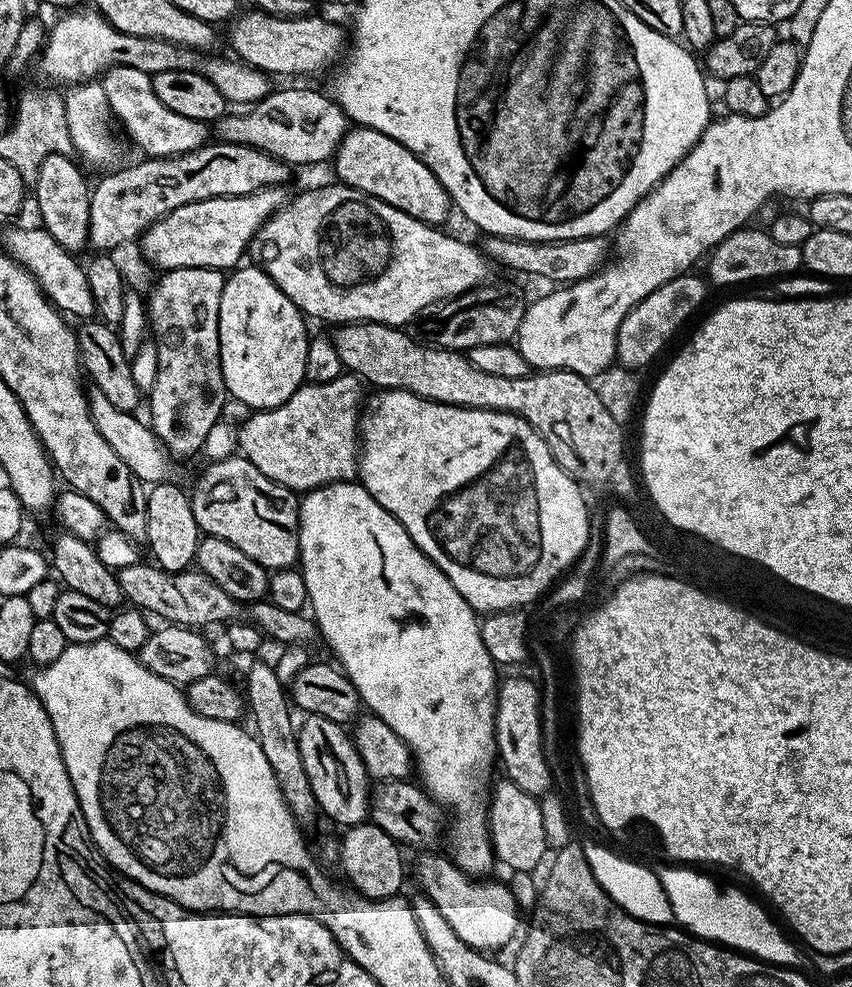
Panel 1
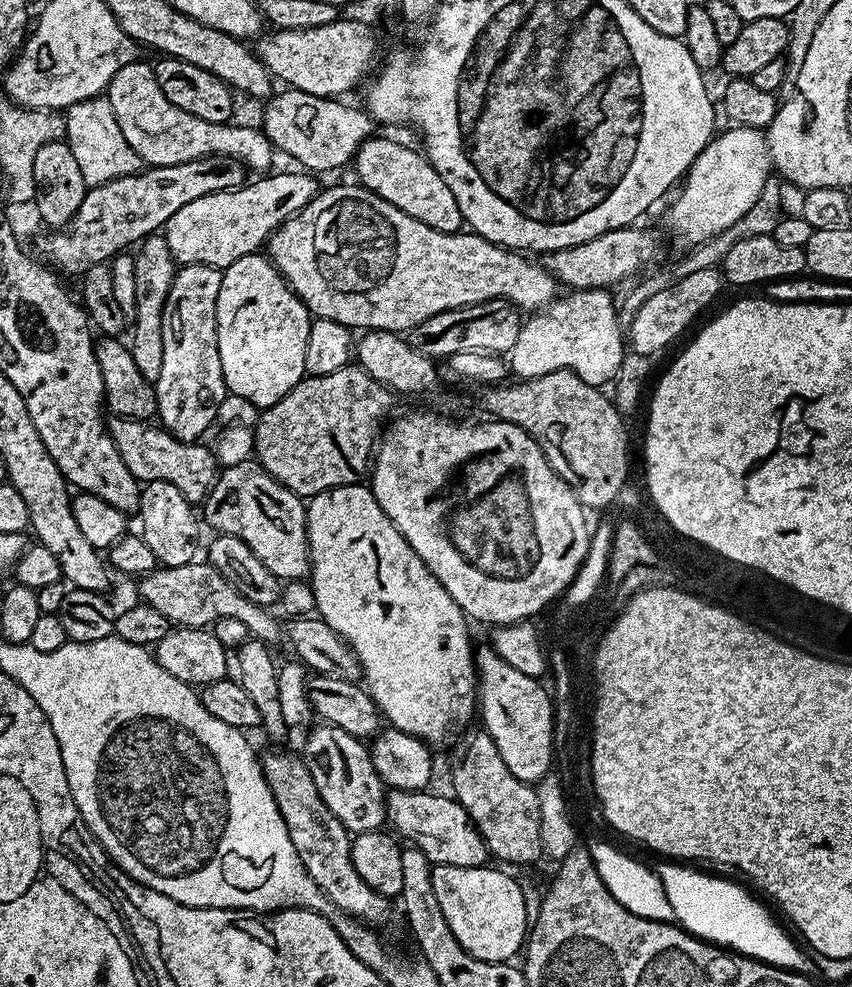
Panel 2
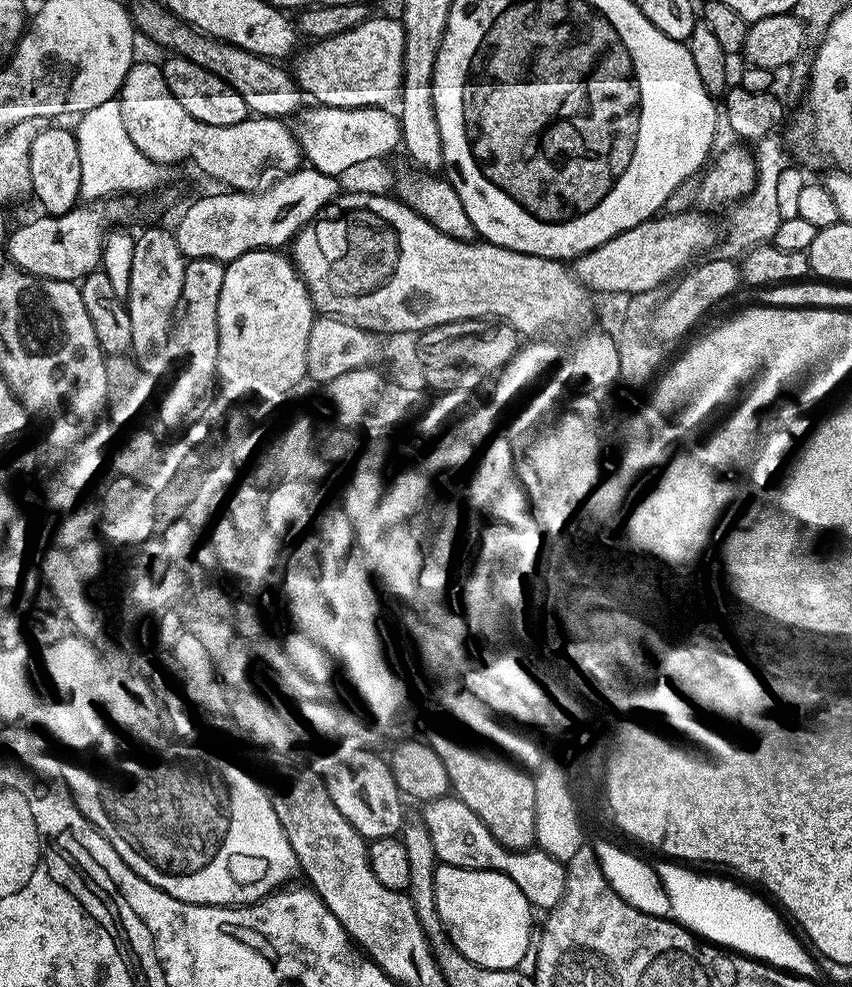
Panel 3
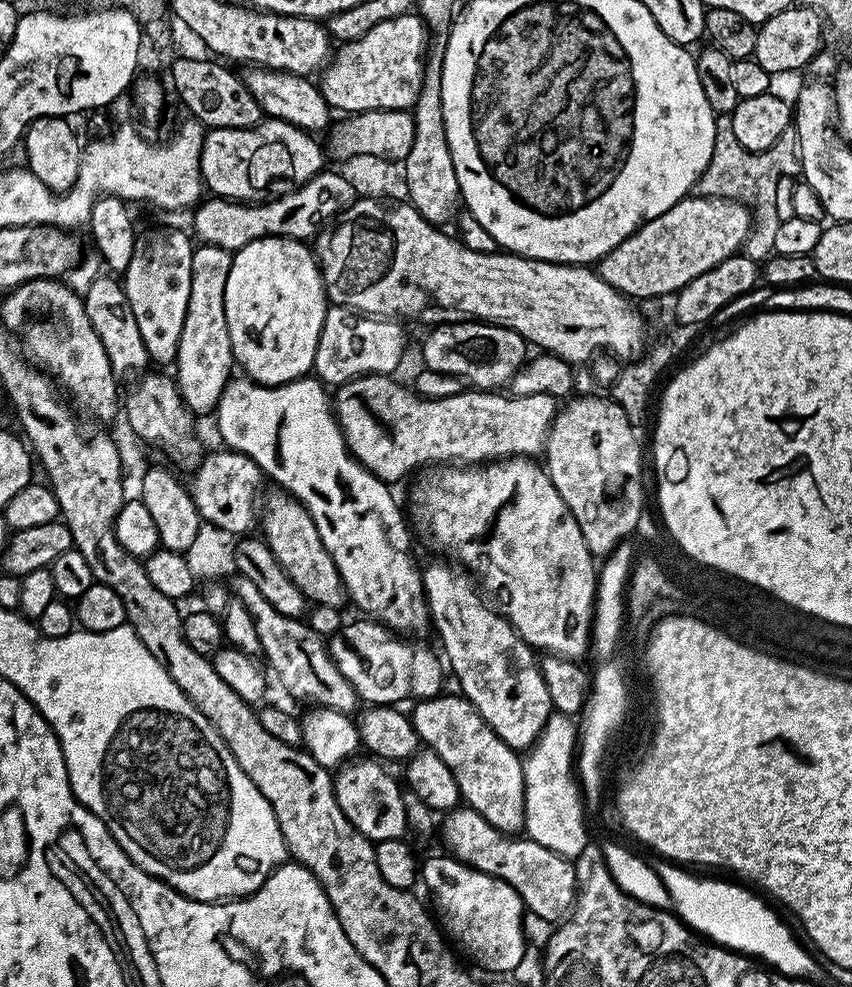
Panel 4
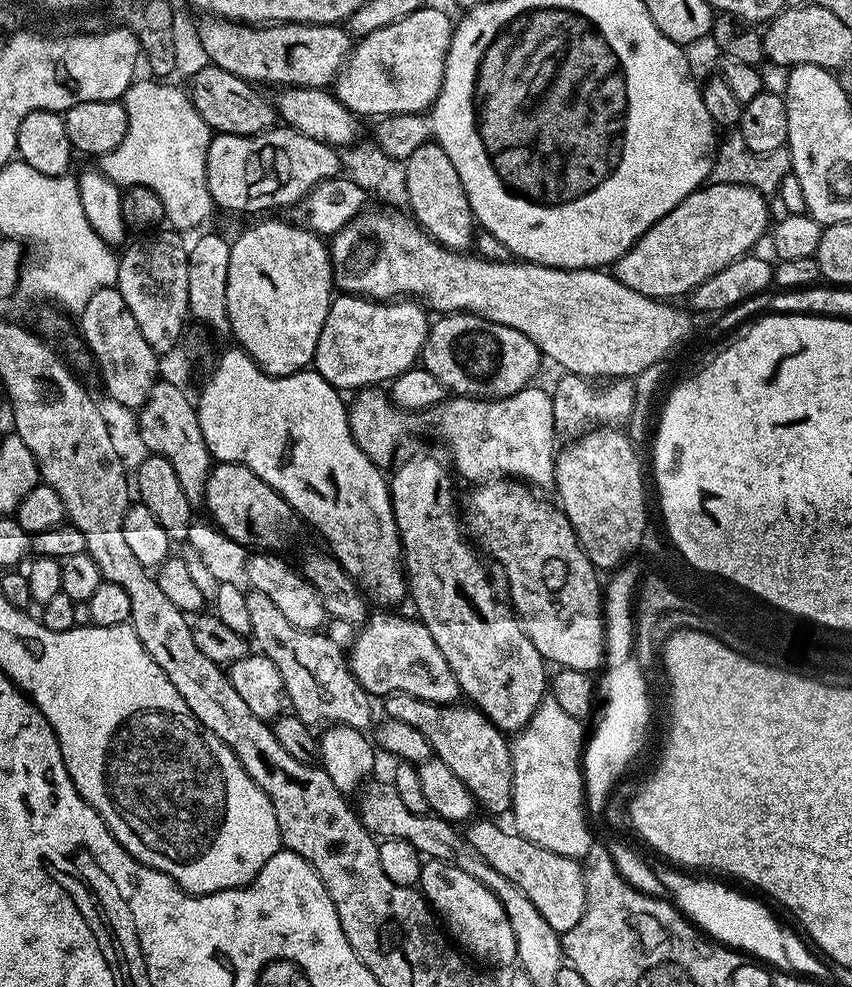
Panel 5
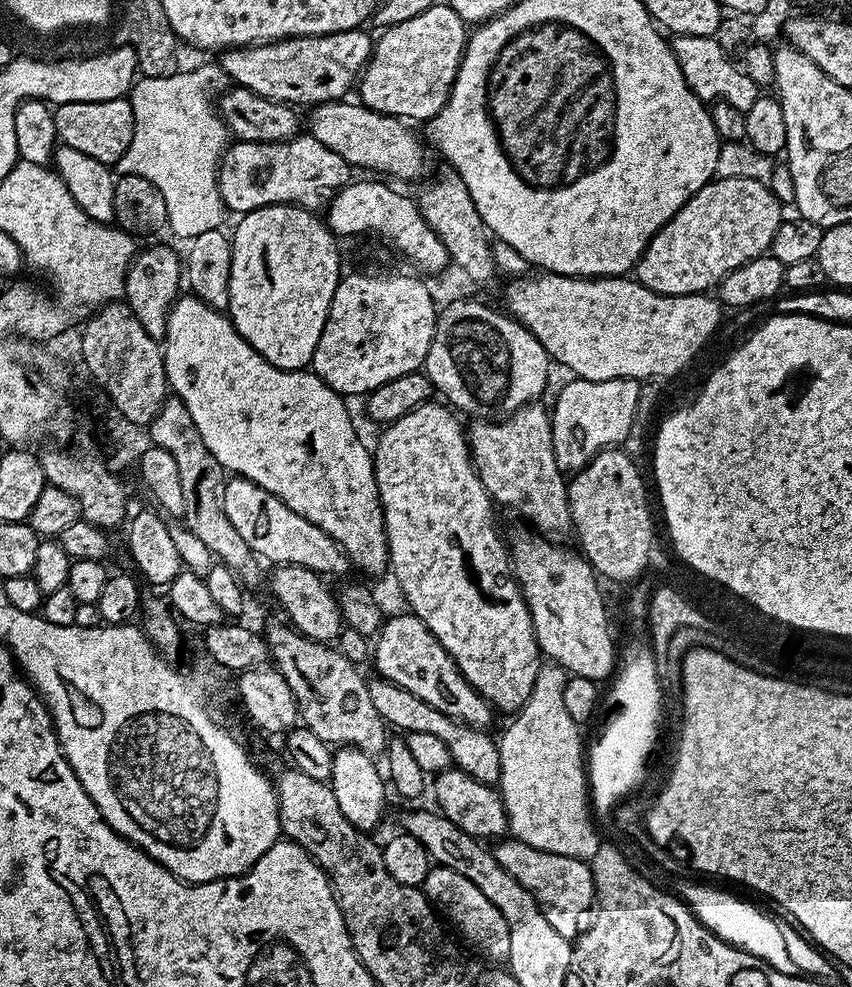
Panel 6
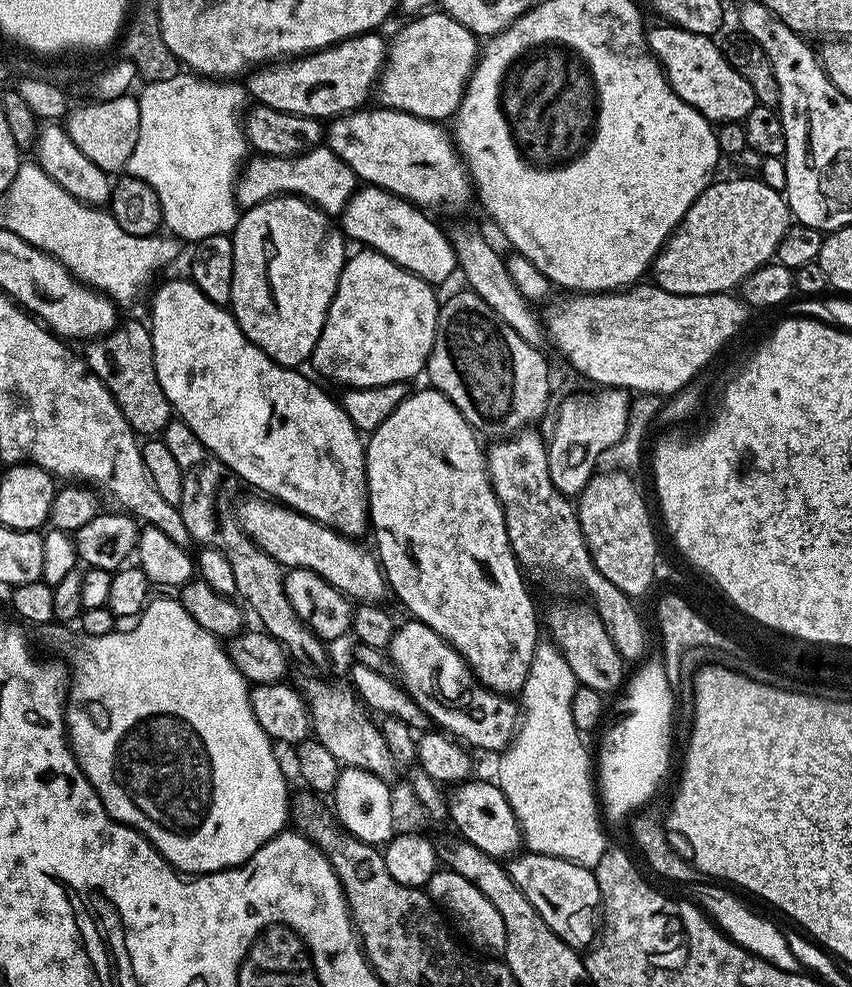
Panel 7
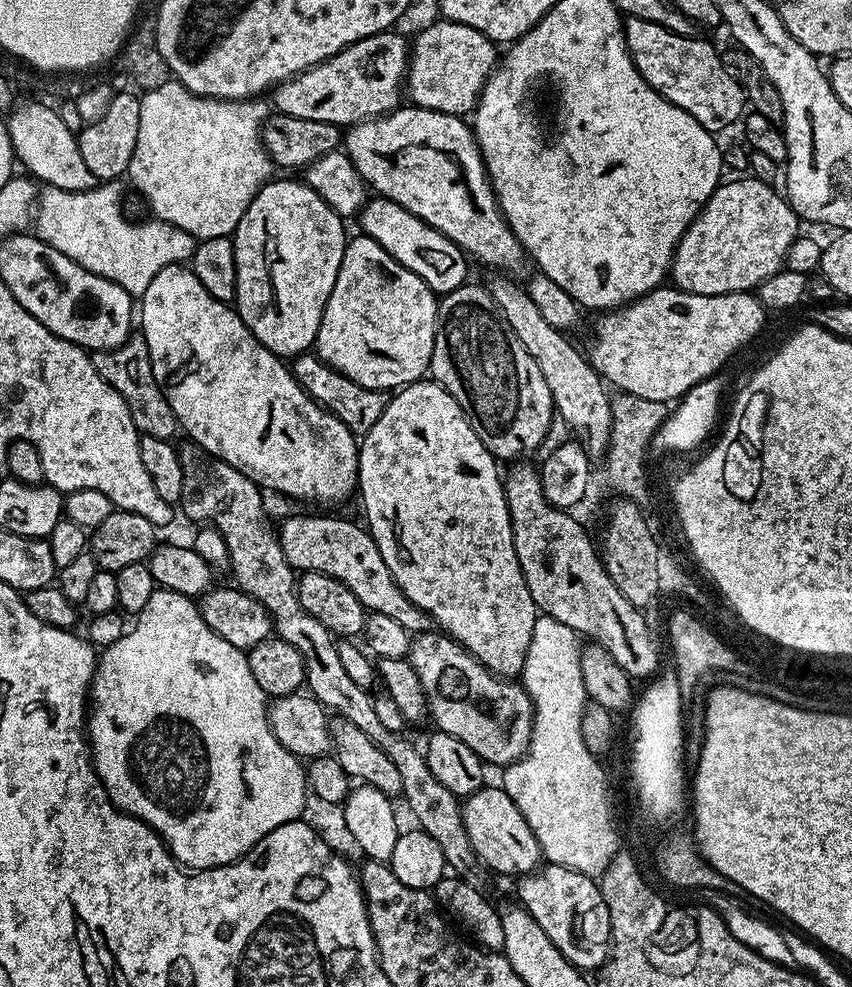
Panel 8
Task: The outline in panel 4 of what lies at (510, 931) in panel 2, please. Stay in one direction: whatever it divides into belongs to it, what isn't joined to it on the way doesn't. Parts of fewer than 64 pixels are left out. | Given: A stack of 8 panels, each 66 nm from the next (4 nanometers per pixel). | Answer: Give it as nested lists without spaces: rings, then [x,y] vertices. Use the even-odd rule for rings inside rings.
[[[451,854],[443,855],[430,857],[418,868],[419,879],[432,895],[431,907],[439,927],[461,953],[464,951],[486,971],[514,971],[524,960],[526,909],[522,898],[514,890],[514,886],[463,864]]]

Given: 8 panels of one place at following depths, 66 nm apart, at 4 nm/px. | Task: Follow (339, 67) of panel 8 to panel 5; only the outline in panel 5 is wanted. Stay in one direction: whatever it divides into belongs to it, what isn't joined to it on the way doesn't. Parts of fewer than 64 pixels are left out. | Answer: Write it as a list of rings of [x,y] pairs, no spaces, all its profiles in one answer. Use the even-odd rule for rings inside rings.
[[[219,18],[205,19],[200,44],[215,67],[257,86],[277,84],[277,89],[323,88],[335,81],[354,47],[353,37],[334,24],[245,24]]]

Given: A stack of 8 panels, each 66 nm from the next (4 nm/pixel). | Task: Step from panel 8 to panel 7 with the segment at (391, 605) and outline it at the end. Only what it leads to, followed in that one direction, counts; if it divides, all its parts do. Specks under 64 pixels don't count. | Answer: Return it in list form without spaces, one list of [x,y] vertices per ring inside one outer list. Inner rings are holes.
[[[252,494],[249,500],[241,502],[238,519],[240,529],[285,569],[309,568],[352,602],[380,604],[383,596],[389,595],[388,580],[377,553],[371,547],[363,548],[359,539],[344,536],[330,526],[260,494]]]

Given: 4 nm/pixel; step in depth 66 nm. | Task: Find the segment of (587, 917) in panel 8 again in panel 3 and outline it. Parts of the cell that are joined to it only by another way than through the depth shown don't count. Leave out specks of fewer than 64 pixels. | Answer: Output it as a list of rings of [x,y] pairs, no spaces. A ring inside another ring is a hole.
[[[449,794],[427,801],[422,808],[422,817],[428,827],[430,843],[434,846],[434,854],[439,863],[462,866],[466,870],[506,874],[506,878],[510,878],[510,882],[514,882],[514,886],[518,886],[518,890],[526,894],[526,898],[536,910],[550,910],[560,901],[566,882],[565,863],[537,846],[526,848],[523,852],[513,852],[512,849],[502,846],[478,814],[470,810],[459,797]]]

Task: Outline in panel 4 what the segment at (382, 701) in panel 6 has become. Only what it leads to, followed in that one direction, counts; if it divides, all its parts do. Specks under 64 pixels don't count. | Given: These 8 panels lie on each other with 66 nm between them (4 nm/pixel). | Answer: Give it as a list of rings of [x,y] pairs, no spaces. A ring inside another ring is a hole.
[[[462,694],[446,695],[419,699],[411,709],[412,725],[421,743],[449,766],[467,807],[482,814],[500,832],[519,833],[525,818],[524,767],[519,753],[494,734]]]

